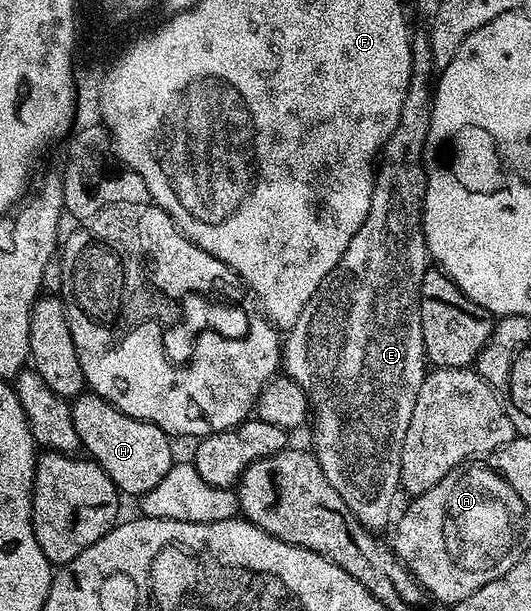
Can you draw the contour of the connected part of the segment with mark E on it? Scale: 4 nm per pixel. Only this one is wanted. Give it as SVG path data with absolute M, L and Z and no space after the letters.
M413 71L399 125L395 125L395 133L385 142L375 171L367 221L363 221L359 233L351 237L351 245L347 245L335 269L321 282L315 297L307 301L307 309L299 313L299 321L288 328L283 343L284 374L294 379L309 397L311 427L313 423L311 450L323 469L323 477L331 481L335 493L343 497L343 505L347 505L371 533L381 533L389 523L393 498L401 487L403 437L407 437L407 425L411 425L411 413L427 374L421 282L431 263L429 246L425 244L423 212L425 142L432 106L431 75Z

